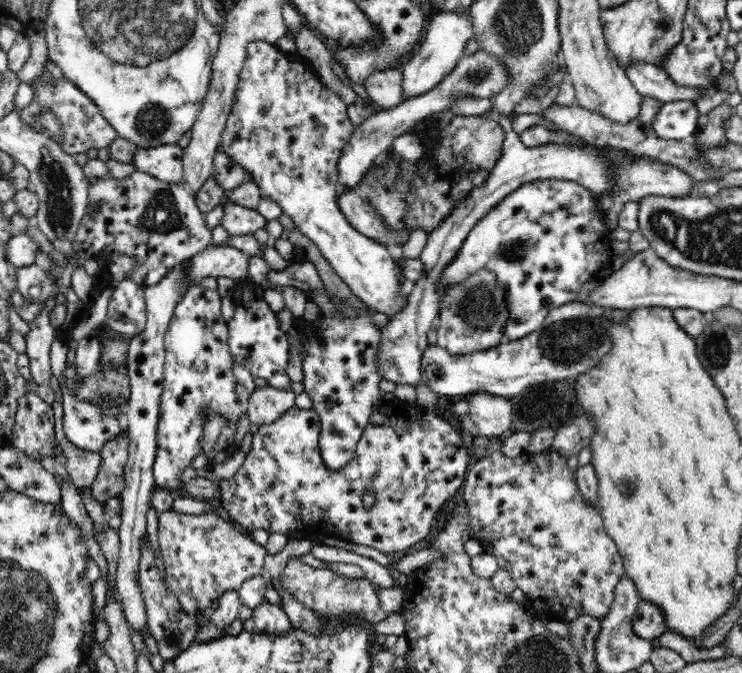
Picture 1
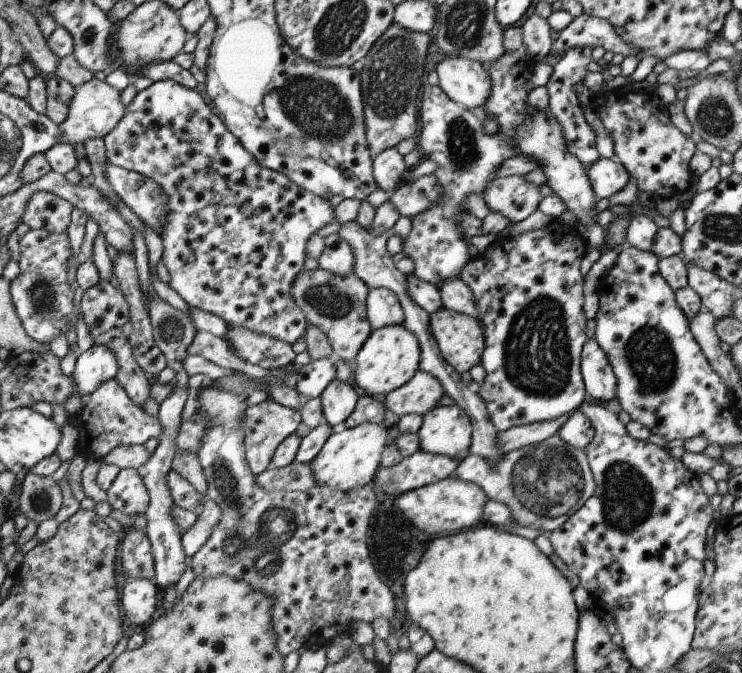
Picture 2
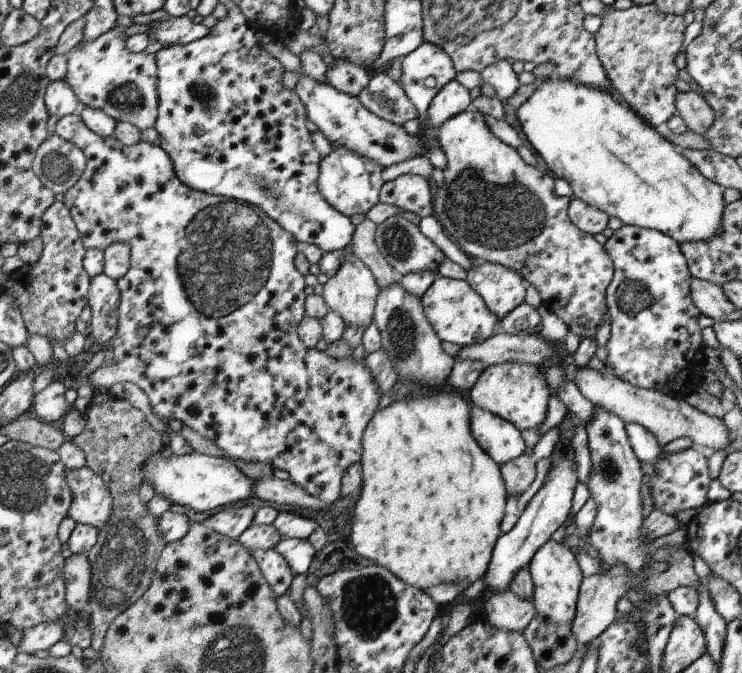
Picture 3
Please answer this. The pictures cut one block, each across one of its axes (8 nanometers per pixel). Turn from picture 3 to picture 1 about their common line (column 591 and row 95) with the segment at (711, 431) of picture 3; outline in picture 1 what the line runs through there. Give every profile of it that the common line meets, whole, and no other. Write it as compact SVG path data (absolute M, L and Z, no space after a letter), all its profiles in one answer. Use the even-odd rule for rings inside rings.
M401 67L371 74L363 85L369 98L384 109L398 106L403 101Z

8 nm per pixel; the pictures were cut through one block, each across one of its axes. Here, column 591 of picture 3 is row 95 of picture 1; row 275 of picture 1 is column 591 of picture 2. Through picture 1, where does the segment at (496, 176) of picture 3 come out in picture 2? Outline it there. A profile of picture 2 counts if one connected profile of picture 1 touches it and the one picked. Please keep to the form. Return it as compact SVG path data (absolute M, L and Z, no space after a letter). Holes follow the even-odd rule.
M596 339L587 340L581 352L581 374L585 392L599 404L616 398L617 380L610 361Z

